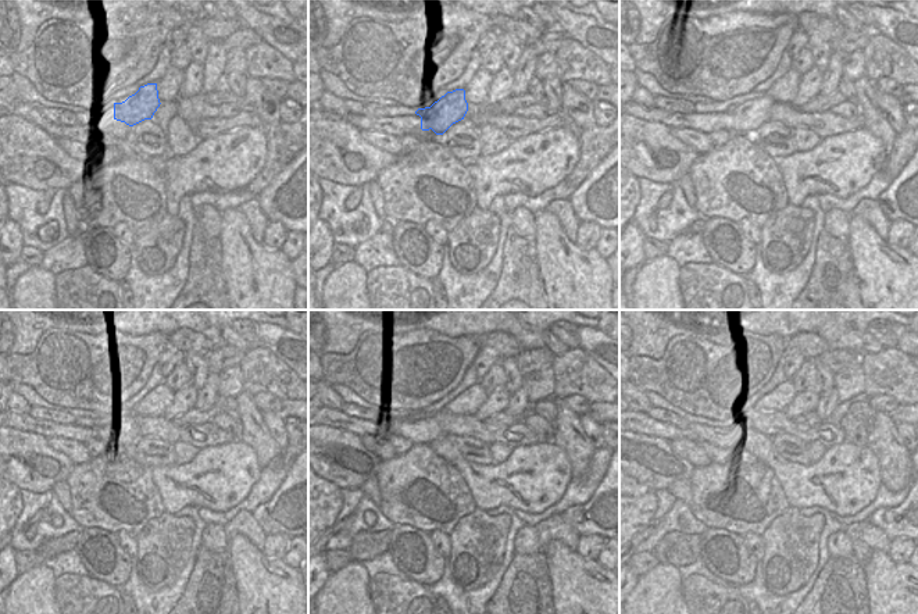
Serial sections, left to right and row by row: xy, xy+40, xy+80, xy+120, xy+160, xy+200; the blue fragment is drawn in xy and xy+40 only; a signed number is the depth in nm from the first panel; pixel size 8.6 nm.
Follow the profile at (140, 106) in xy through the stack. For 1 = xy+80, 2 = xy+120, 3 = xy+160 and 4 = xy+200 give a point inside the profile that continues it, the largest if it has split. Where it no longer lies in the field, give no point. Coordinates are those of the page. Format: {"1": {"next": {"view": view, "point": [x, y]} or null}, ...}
{"1": {"next": {"view": "xy+80", "point": [747, 118]}}, "2": {"next": {"view": "xy+120", "point": [122, 429]}}, "3": {"next": {"view": "xy+160", "point": [422, 432]}}, "4": {"next": {"view": "xy+200", "point": [720, 438]}}}

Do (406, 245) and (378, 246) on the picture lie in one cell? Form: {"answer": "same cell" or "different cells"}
{"answer": "different cells"}

